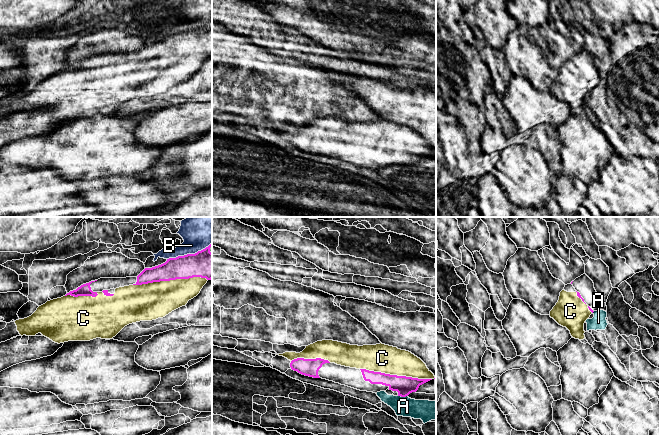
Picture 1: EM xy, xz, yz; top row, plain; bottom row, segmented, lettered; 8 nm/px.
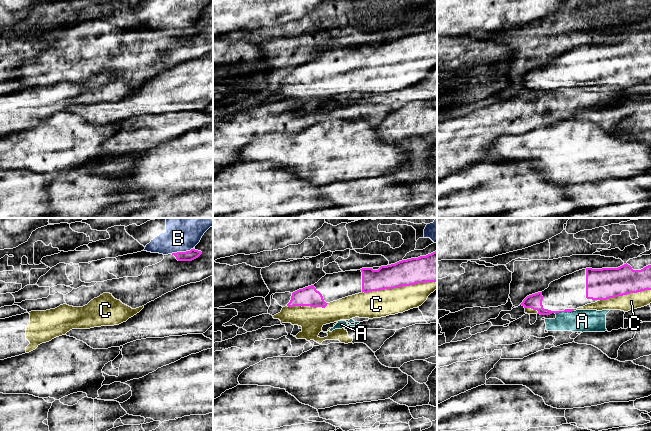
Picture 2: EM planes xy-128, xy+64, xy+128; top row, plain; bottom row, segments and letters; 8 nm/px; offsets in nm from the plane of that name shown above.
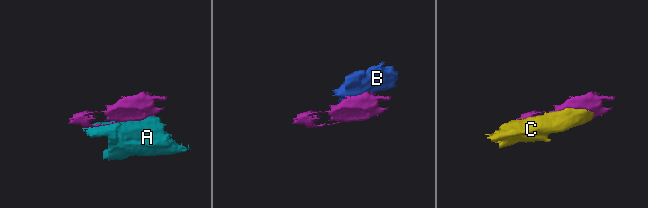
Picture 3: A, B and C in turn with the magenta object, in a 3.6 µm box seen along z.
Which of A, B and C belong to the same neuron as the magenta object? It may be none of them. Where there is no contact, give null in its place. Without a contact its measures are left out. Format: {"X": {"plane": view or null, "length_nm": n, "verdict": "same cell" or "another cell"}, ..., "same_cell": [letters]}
{"A": {"plane": "xz", "length_nm": 80, "verdict": "another cell"}, "B": {"plane": "xy", "length_nm": 380, "verdict": "another cell"}, "C": {"plane": "xy", "length_nm": 600, "verdict": "same cell"}, "same_cell": ["C"]}

